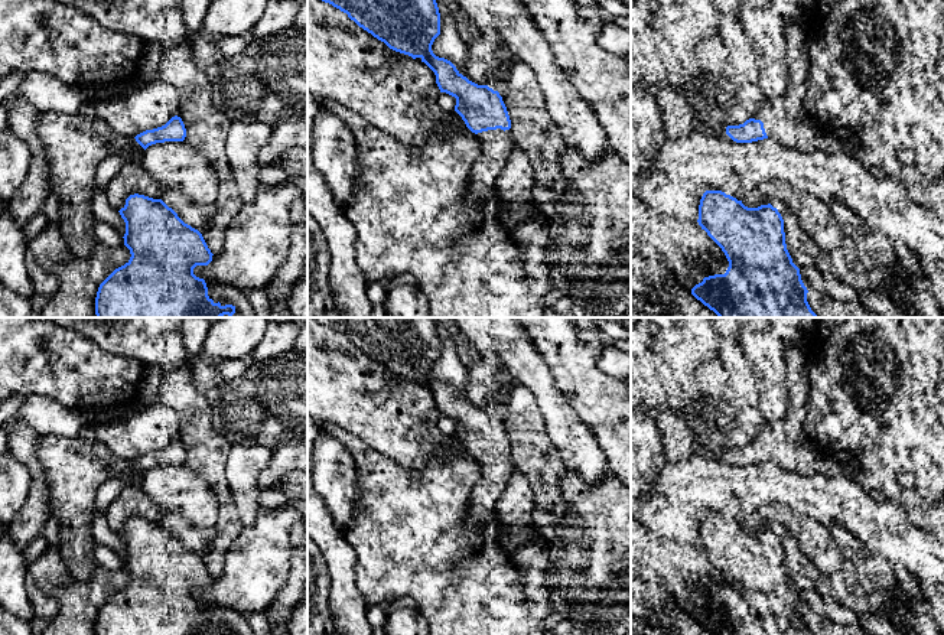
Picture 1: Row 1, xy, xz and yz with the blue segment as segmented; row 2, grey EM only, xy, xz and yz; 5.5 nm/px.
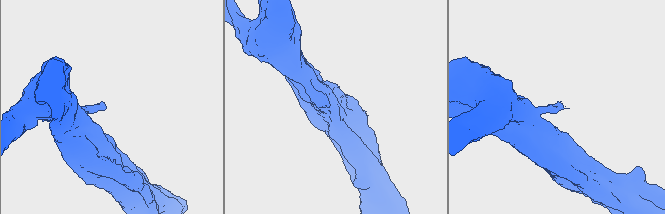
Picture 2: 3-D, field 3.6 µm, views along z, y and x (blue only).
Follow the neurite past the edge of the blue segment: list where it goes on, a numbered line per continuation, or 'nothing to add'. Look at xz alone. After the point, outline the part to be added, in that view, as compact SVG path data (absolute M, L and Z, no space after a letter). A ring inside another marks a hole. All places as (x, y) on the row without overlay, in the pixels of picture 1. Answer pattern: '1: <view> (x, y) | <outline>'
1: xz (495, 468) | M488 453L476 457L481 476L472 489L468 505L466 524L479 527L497 520L499 496L515 470L510 453Z

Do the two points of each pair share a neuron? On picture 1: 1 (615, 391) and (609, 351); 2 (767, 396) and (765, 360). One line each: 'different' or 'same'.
1: different
2: same

